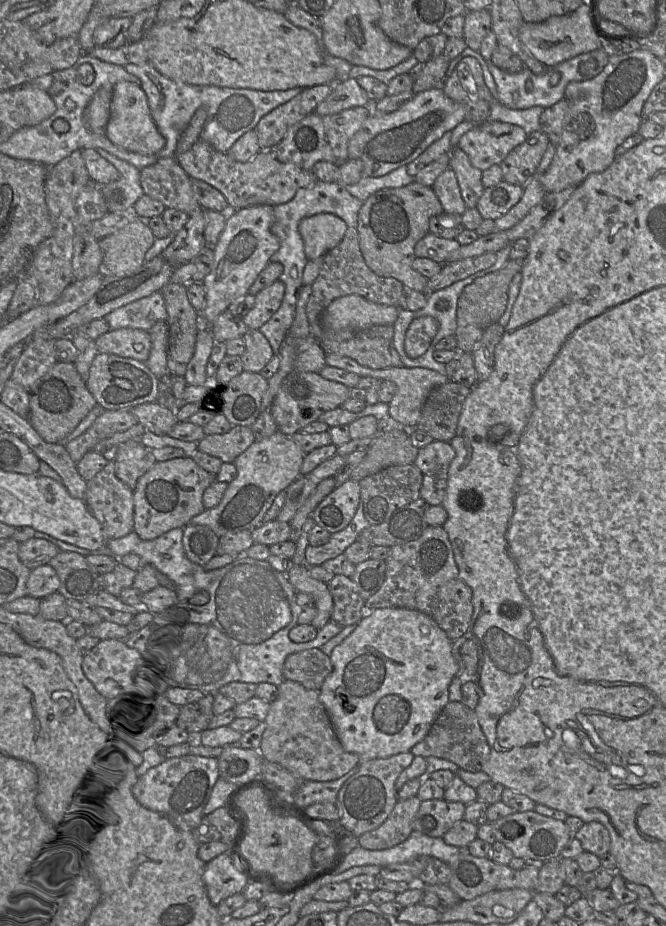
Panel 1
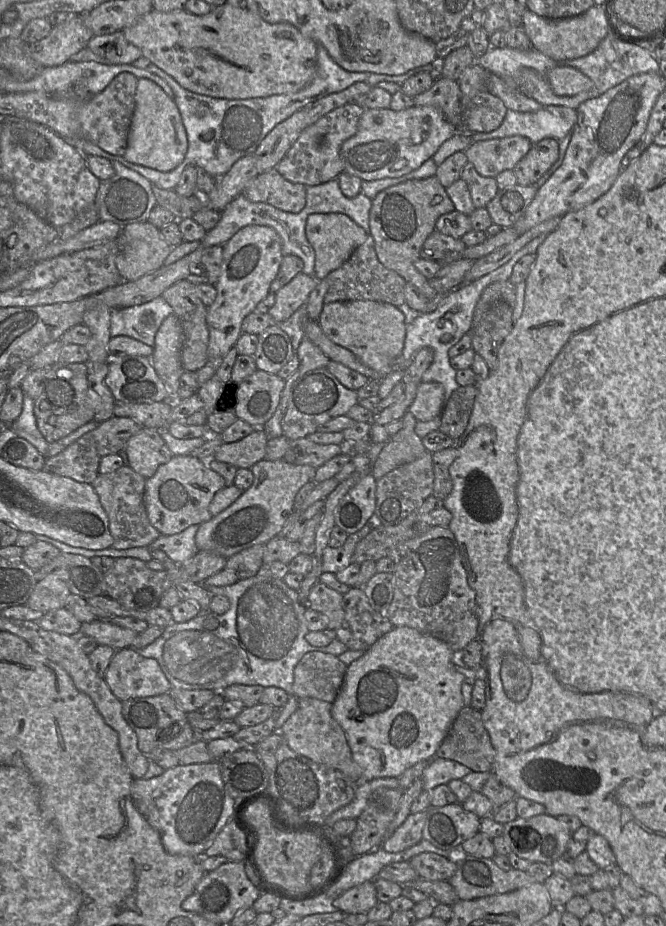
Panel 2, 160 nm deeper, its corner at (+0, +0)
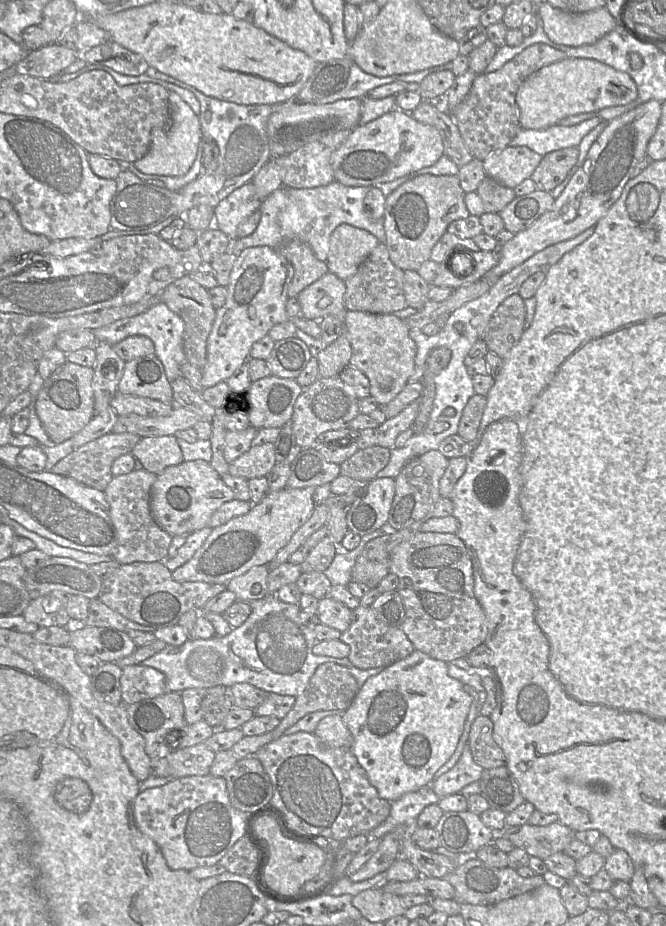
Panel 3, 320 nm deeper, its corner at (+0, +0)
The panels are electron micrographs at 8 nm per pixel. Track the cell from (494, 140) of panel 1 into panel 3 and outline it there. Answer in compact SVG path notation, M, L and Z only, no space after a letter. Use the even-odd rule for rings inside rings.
M509 145L493 152L482 163L486 176L504 186L515 188L525 179L531 178L542 157L526 146Z

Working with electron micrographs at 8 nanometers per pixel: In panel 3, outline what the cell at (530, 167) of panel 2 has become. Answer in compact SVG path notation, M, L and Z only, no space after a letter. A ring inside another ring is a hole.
M567 147L550 152L531 175L539 190L552 192L561 185L575 168L579 157L579 148Z

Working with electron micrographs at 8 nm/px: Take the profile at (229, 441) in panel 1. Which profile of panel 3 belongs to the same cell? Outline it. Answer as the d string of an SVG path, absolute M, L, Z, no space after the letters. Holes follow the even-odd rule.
M273 443L254 445L229 464L229 473L246 480L266 477L276 462Z

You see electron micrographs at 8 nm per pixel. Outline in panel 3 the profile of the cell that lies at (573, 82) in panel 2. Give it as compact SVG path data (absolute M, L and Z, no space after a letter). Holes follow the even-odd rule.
M571 57L534 72L516 93L521 127L534 130L558 125L560 120L570 116L635 104L637 100L637 85L629 74L594 59Z

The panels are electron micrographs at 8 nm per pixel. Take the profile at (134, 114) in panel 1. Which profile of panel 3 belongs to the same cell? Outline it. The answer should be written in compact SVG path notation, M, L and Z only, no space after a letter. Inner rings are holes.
M169 91L171 125L167 130L154 129L147 154L135 161L134 166L145 174L182 176L193 165L198 147L203 139L199 117L191 107L175 92Z

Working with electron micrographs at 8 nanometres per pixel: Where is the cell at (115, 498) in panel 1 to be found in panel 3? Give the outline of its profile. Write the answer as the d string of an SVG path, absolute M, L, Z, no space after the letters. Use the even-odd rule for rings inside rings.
M138 464L130 473L114 476L103 491L117 534L117 545L112 557L120 564L164 562L168 558L172 536L157 525L150 511L151 488L156 479L155 473L143 469Z

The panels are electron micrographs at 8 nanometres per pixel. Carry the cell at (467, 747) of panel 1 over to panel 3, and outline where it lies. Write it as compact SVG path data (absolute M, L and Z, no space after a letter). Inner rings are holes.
M476 717L470 728L467 746L473 760L482 768L506 766L505 754L493 738L493 722L490 717Z

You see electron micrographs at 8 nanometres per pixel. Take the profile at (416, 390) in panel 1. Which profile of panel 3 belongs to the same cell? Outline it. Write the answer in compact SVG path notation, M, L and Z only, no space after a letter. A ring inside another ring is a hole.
M263 245L249 247L237 254L227 286L224 305L216 310L212 330L207 340L207 362L202 368L203 388L227 381L250 358L255 342L265 337L276 324L291 320L297 329L313 338L320 338L316 320L290 318L286 311L288 289L294 275L292 264L276 249Z

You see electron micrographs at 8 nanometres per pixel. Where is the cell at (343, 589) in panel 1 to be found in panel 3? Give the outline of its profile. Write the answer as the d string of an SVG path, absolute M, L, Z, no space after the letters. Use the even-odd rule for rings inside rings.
M362 605L352 610L351 624L346 631L341 632L340 640L350 647L350 662L364 670L386 668L416 650L401 628L387 625L375 615L372 607Z

